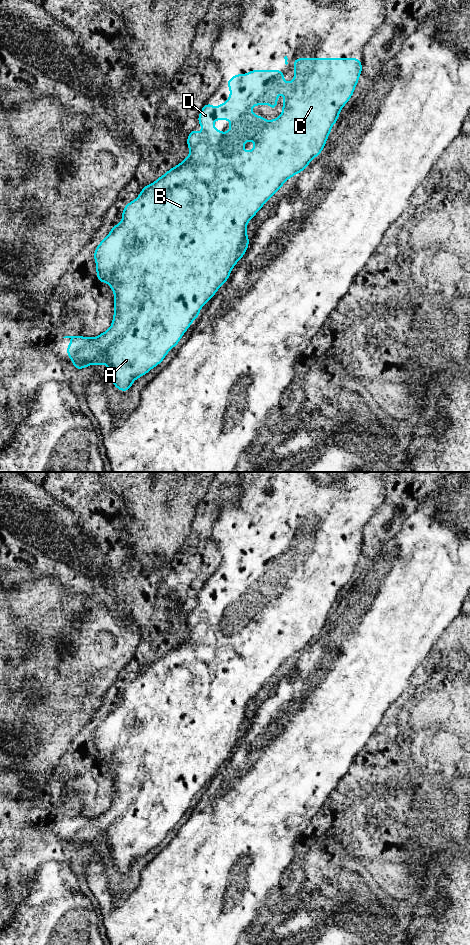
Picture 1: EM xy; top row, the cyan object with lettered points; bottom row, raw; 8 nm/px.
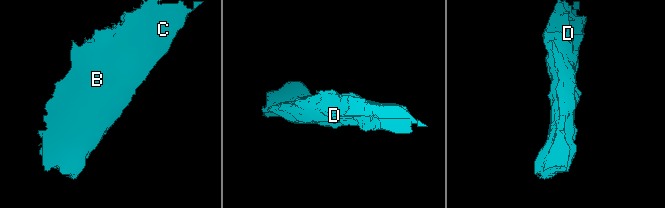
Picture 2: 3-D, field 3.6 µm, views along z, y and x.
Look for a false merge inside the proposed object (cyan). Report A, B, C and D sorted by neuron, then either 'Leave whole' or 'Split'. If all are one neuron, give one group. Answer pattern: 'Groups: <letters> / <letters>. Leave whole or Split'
Groups: A B C D. Leave whole

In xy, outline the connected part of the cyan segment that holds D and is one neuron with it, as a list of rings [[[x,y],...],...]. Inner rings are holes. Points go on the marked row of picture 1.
[[[295,58],[294,59],[294,80],[284,81],[283,70],[251,70],[247,74],[236,74],[227,81],[227,87],[231,90],[229,98],[225,103],[213,105],[206,103],[199,112],[198,124],[202,126],[202,132],[197,134],[196,128],[190,131],[187,136],[187,146],[190,150],[186,159],[177,166],[172,167],[155,182],[145,185],[139,196],[126,204],[122,211],[122,221],[114,225],[110,233],[98,244],[93,258],[96,261],[96,273],[98,282],[108,283],[113,290],[114,315],[110,328],[99,334],[97,337],[89,338],[84,336],[65,336],[70,338],[70,345],[66,352],[74,363],[74,369],[84,369],[91,364],[100,366],[104,363],[108,368],[113,385],[119,391],[130,391],[131,385],[139,377],[147,374],[152,368],[158,366],[166,357],[167,353],[174,348],[181,340],[184,333],[191,326],[193,321],[200,315],[200,309],[212,299],[218,289],[226,283],[233,267],[246,253],[250,238],[246,233],[248,222],[255,217],[256,213],[264,204],[284,185],[284,183],[295,174],[301,173],[315,157],[318,157],[324,149],[327,138],[331,133],[332,126],[337,123],[340,111],[351,99],[355,87],[362,72],[362,64],[359,58]],[[280,92],[284,93],[283,110],[281,115],[269,122],[262,116],[253,113],[255,105],[268,104],[272,110],[277,107],[277,98]],[[215,120],[229,120],[230,128],[224,133],[218,128],[214,128]],[[250,140],[254,141],[254,148],[251,152],[244,151],[244,144]]]

